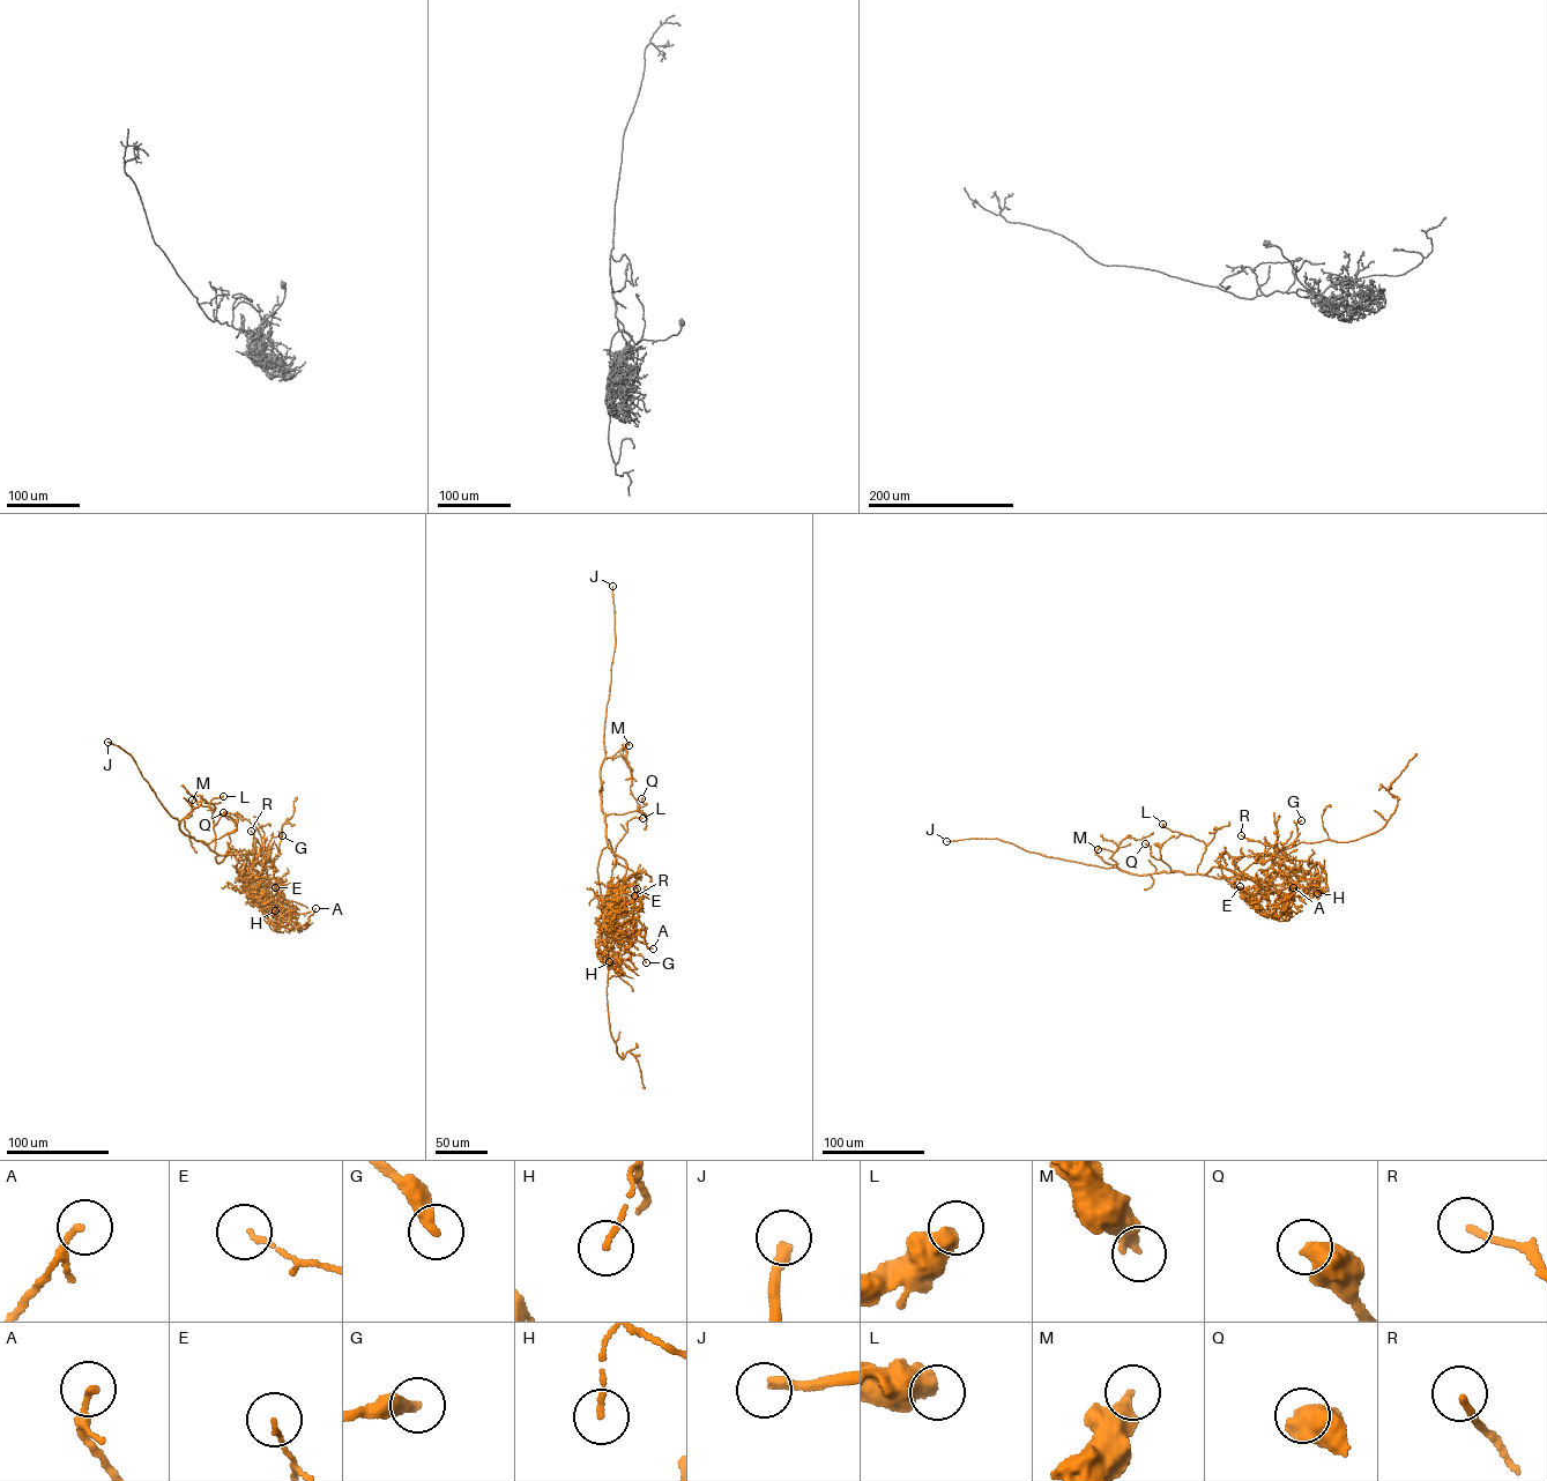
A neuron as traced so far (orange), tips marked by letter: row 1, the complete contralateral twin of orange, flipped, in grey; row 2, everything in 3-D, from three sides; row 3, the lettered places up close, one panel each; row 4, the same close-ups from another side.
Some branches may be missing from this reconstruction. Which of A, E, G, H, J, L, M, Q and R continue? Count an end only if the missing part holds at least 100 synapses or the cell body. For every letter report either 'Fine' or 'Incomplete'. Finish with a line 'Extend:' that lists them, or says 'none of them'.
A: Fine
E: Fine
G: Fine
H: Fine
J: Incomplete
L: Fine
M: Fine
Q: Fine
R: Fine
Extend: J

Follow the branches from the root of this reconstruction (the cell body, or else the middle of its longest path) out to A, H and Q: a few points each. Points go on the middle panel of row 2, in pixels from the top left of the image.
A: (605, 848), (626, 869), (604, 903), (602, 924), (609, 930), (637, 918), (653, 949)
H: (605, 848), (626, 865), (624, 877), (604, 903), (605, 921), (620, 936), (617, 961), (611, 965), (609, 961)
Q: (605, 848), (605, 816), (637, 810), (646, 804), (641, 798)

